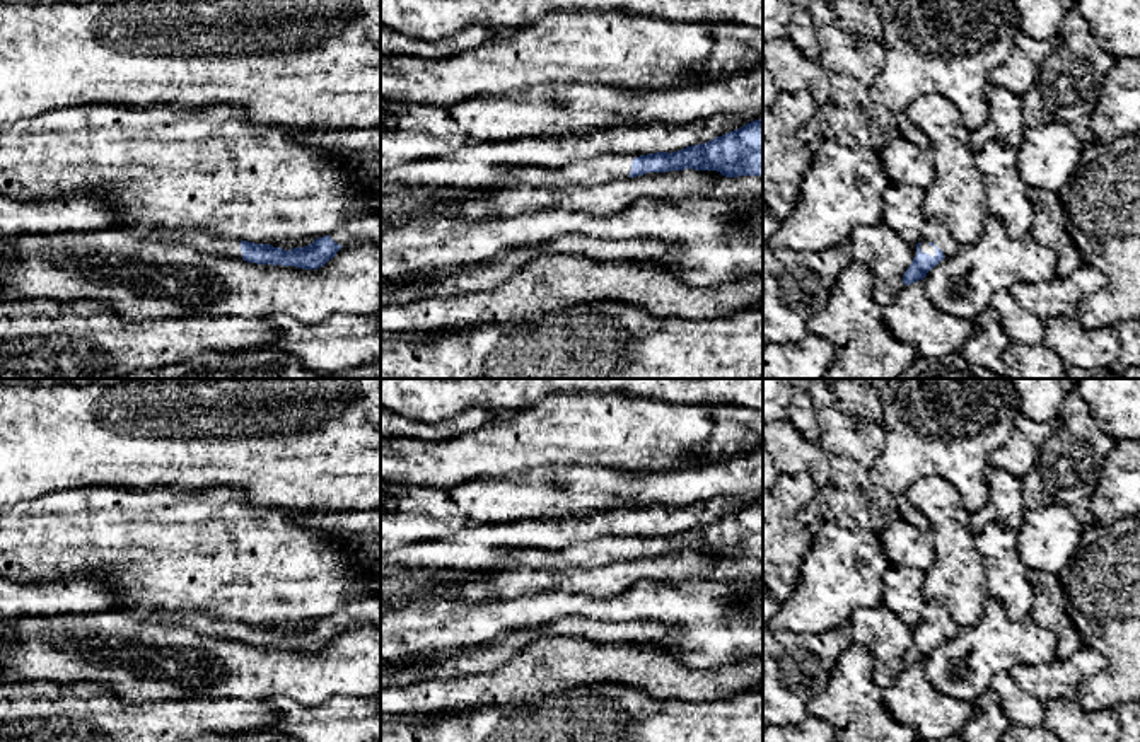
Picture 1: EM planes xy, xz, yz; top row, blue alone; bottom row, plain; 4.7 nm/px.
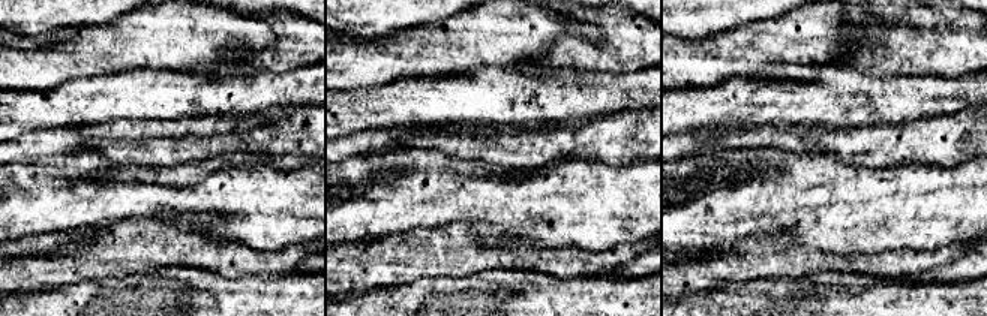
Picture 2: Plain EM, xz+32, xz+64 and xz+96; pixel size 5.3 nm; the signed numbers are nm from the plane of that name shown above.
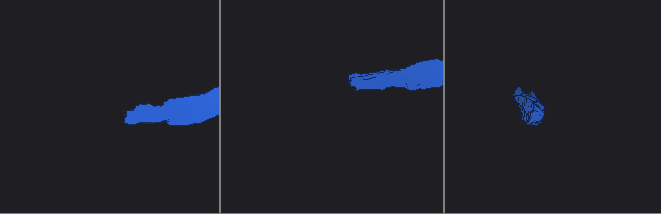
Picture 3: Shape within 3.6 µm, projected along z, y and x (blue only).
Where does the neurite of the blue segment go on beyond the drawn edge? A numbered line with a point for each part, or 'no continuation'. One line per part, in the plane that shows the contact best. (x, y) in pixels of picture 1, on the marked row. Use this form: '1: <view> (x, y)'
1: xz (744, 186)
2: yz (936, 232)

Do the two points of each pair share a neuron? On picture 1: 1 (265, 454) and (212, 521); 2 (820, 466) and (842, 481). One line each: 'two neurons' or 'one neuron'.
1: two neurons
2: two neurons

